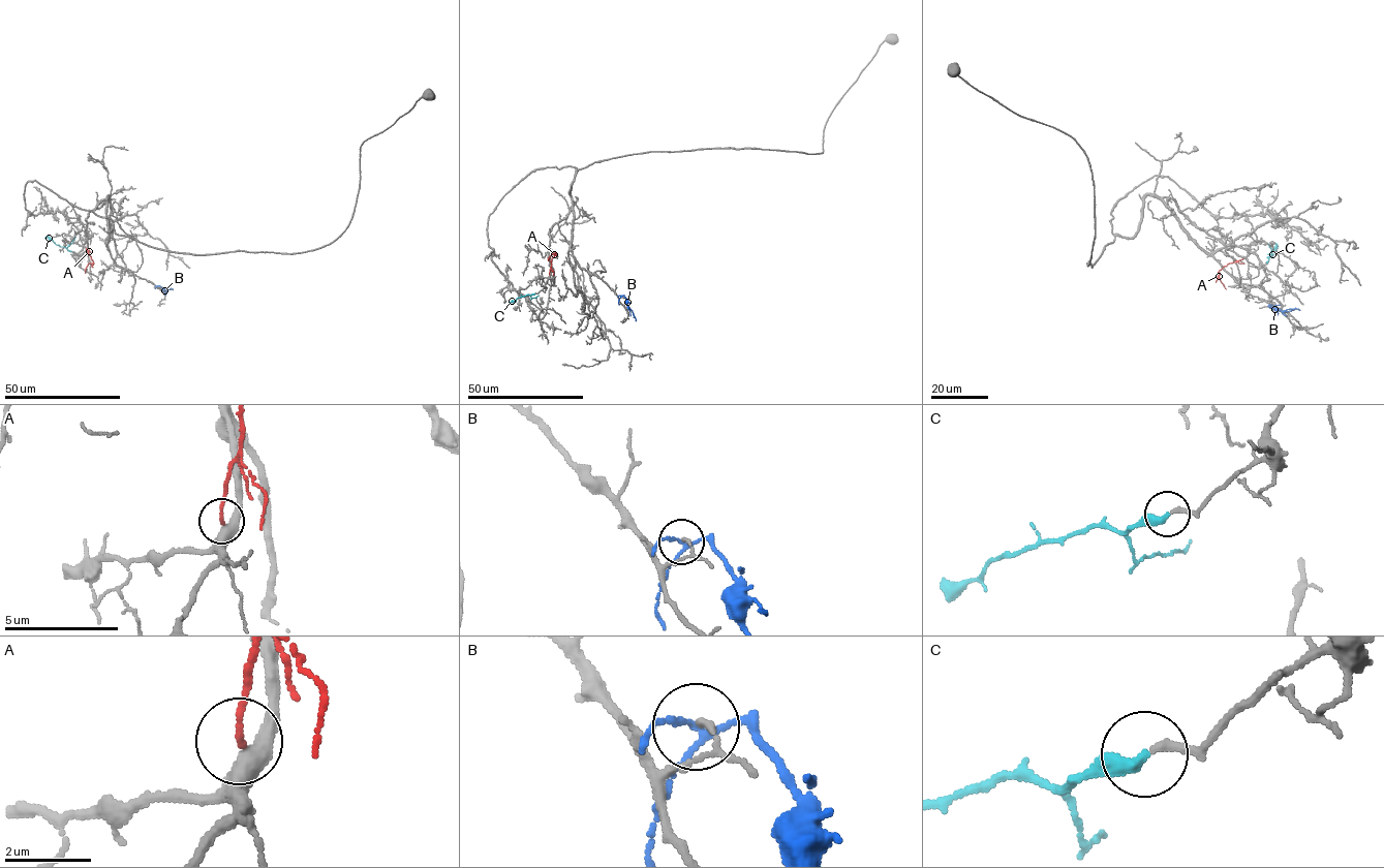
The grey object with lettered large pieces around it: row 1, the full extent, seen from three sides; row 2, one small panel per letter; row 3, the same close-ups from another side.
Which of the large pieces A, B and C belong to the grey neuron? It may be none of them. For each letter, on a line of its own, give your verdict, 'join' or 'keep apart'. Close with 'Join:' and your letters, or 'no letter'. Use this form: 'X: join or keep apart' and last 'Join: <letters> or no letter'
A: join
B: keep apart
C: join
Join: A, C

